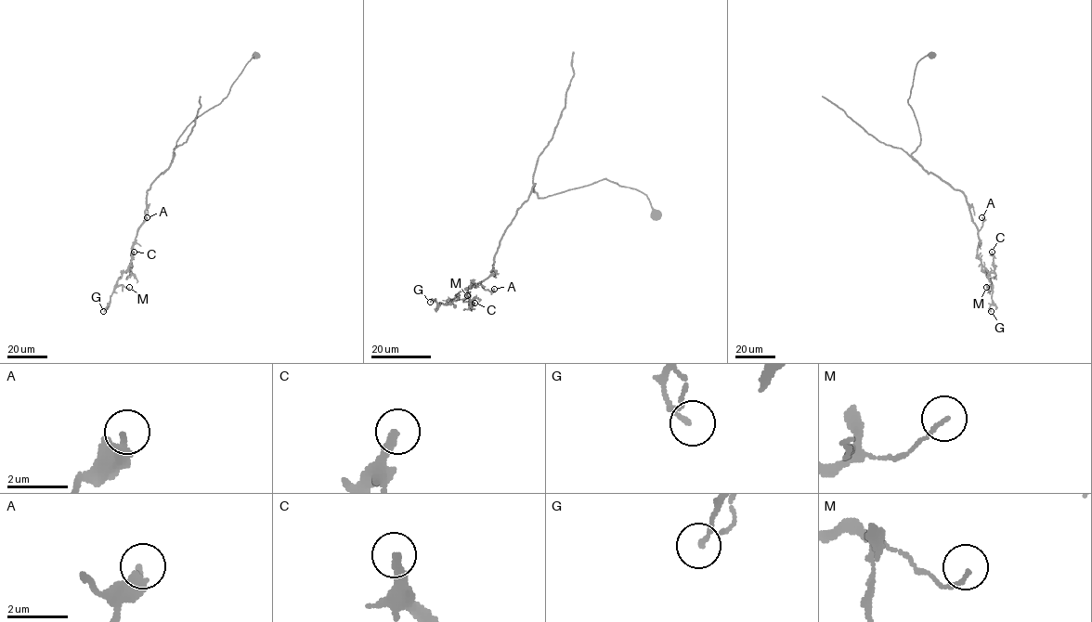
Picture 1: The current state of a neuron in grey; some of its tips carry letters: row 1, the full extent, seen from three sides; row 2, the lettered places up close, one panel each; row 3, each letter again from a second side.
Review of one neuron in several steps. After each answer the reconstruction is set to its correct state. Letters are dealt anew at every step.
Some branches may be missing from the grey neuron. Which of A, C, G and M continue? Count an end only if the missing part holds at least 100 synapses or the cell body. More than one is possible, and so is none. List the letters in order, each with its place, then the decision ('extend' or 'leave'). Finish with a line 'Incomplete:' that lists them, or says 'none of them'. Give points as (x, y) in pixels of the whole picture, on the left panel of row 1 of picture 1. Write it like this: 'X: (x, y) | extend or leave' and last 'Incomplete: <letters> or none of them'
A: (147, 217) | leave
C: (134, 252) | leave
G: (103, 311) | leave
M: (129, 287) | leave
Incomplete: none of them

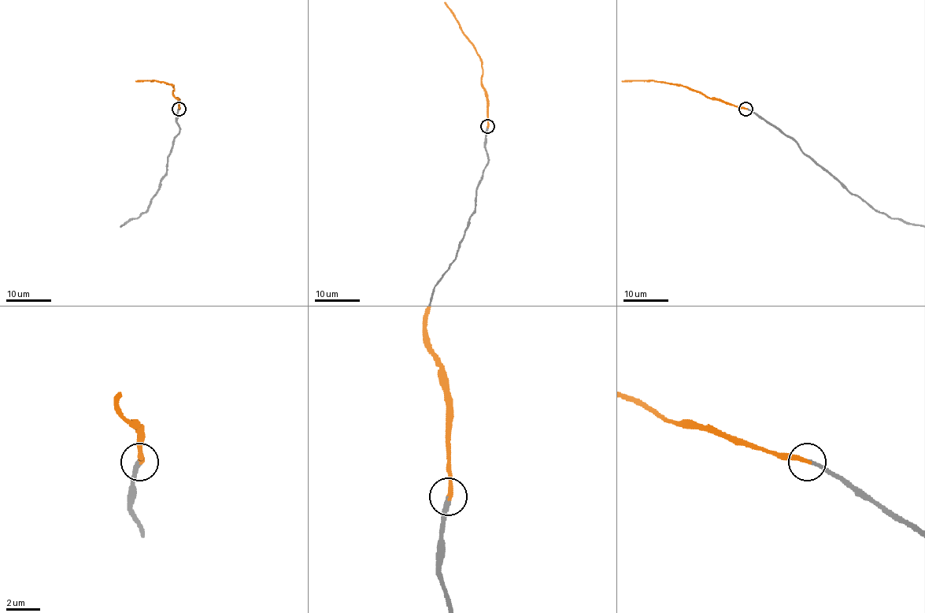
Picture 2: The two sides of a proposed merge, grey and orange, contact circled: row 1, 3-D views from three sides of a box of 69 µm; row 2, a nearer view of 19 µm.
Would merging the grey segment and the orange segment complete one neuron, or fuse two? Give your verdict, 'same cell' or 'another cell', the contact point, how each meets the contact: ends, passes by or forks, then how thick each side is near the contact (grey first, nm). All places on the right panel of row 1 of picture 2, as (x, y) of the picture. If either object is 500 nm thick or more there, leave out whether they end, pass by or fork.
same cell; at (745, 109); grey ends there; orange ends there; 200 nm thick on the grey side, 260 nm on the other

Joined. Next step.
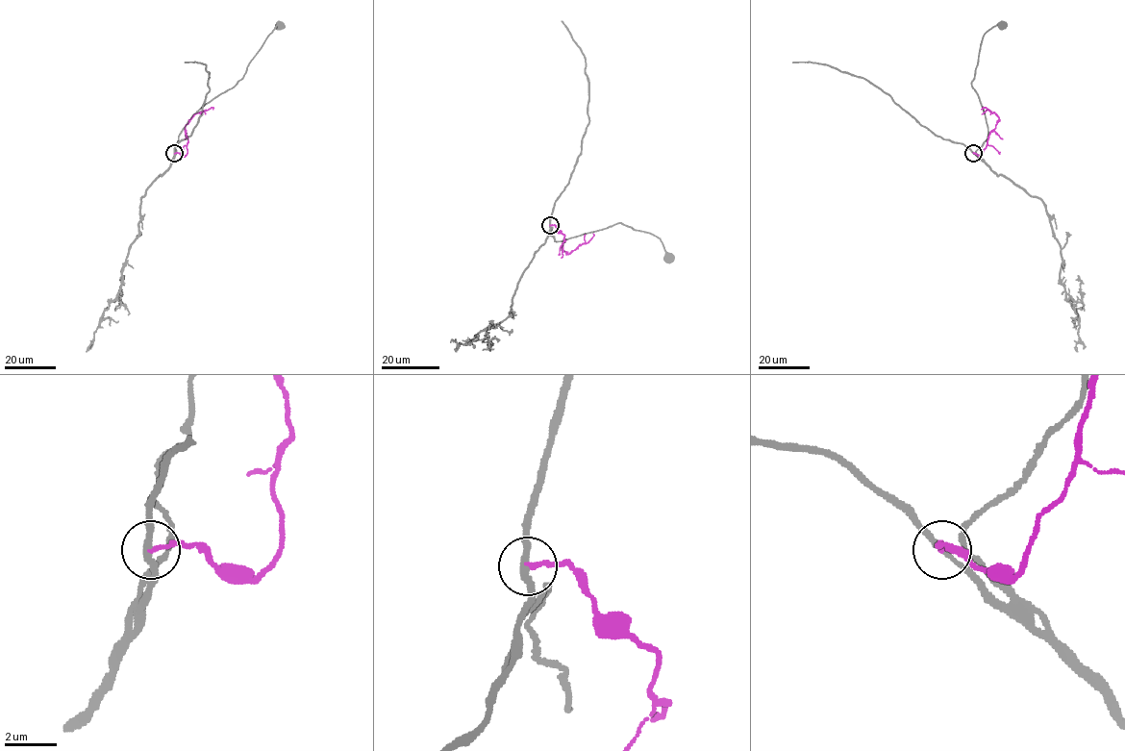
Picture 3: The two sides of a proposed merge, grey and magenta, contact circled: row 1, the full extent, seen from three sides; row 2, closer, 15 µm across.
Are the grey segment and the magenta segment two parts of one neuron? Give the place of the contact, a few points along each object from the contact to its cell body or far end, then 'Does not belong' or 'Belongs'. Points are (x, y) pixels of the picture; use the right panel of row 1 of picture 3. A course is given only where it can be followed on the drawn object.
Place: (973, 153). Course of grey: (974, 153), (987, 138), (987, 127), (972, 83), (980, 48), (984, 34), (1003, 24). Course of magenta: (974, 153), (981, 156), (999, 119), (989, 110), (981, 109). Does not belong

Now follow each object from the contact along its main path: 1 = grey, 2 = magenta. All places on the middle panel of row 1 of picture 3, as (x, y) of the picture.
1: (550, 225), (554, 240), (560, 241), (621, 223), (658, 237), (668, 258)
2: (550, 225), (563, 234), (565, 240), (562, 250), (567, 254), (587, 243), (593, 234)

